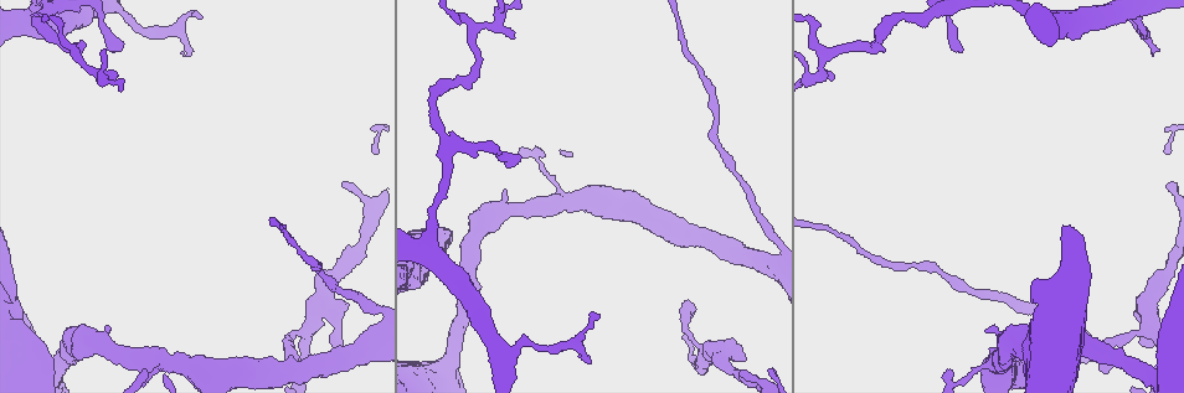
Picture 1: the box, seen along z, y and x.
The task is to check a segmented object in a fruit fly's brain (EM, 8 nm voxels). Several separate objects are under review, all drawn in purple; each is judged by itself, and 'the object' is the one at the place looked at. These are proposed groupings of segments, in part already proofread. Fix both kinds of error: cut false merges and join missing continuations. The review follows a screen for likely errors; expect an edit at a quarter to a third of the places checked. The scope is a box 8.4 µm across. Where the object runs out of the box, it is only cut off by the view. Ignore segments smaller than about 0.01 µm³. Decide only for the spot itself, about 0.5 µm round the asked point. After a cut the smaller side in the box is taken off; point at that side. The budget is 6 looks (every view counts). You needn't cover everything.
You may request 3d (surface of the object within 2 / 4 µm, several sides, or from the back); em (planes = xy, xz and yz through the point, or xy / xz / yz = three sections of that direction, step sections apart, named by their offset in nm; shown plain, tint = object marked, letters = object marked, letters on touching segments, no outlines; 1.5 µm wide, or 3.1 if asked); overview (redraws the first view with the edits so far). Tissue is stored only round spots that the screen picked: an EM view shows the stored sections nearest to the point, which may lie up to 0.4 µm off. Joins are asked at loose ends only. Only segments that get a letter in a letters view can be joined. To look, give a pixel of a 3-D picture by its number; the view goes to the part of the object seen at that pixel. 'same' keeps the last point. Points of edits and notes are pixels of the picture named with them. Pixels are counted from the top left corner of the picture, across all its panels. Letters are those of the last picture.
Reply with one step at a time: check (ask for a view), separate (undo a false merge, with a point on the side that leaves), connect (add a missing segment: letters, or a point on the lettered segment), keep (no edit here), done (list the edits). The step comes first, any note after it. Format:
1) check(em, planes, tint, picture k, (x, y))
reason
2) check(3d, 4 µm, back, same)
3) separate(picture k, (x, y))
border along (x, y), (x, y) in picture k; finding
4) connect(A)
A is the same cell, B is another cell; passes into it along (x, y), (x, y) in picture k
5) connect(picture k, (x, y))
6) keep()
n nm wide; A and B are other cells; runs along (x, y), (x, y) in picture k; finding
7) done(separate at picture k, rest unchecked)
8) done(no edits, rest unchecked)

check(em, xy, step 8, letters, picture 1, (1111, 368))
branch stops here

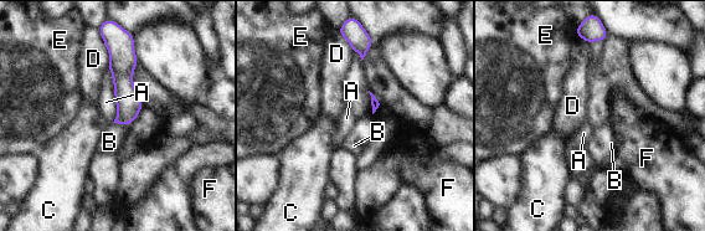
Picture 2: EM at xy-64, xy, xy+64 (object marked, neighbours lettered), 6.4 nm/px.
keep()
A, B, C, D, E and F are other cells; none of them fits

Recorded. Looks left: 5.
check(3d, 4 µm, picture 1, (516, 155))
free end

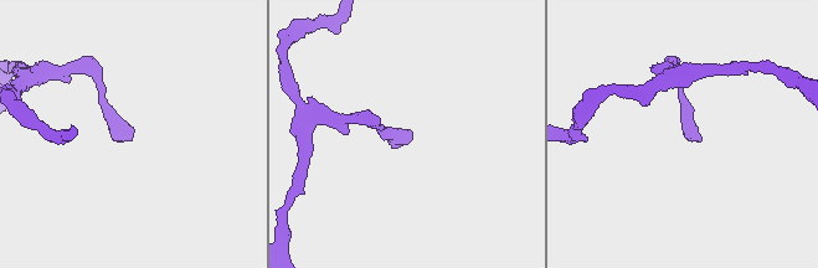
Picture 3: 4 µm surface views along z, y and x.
check(em, planes, letters, picture 3, (127, 140))
shape alone is not enough

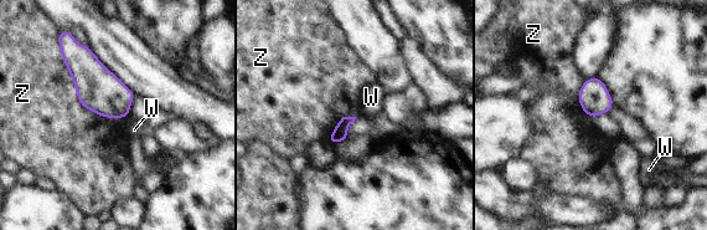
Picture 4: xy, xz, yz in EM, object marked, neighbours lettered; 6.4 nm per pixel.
keep()
100 nm wide; W and Z are other cells; border along (60, 52), (78, 102), (119, 118) in picture 4; no lettered segment goes on from it

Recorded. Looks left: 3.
check(3d, 4 µm, picture 1, (182, 55))
tapers out

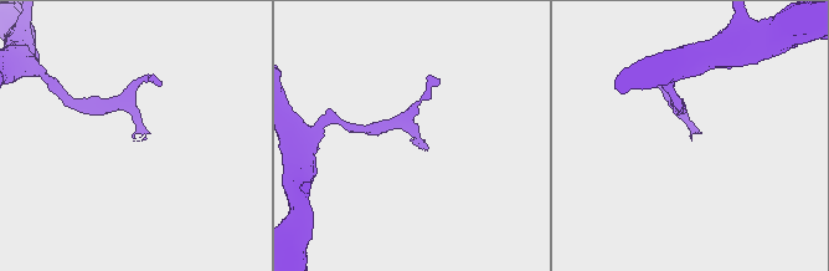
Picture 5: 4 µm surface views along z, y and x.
check(em, planes, letters, picture 5, (133, 135))
now the EM

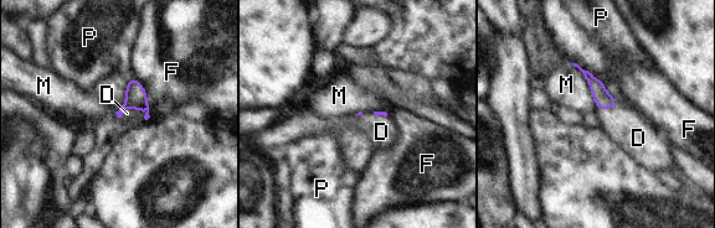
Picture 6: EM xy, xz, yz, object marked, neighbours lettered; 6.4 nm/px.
connect(D)
M touches over 360 nm; D is the same cell, F, M and P are other cells; passes into it along (135, 96), (132, 108), (127, 113) in picture 6; it goes on there

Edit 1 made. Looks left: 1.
done(connect at picture 6, rest unchecked)

